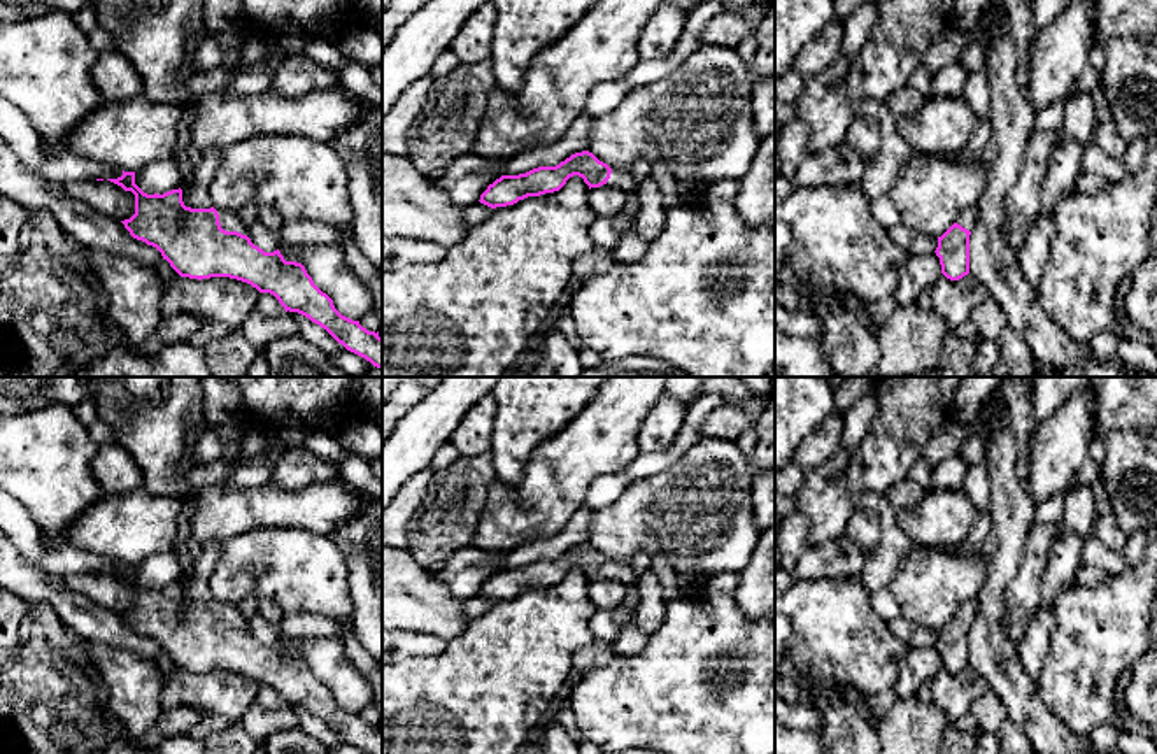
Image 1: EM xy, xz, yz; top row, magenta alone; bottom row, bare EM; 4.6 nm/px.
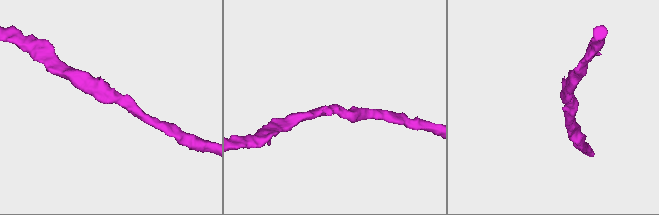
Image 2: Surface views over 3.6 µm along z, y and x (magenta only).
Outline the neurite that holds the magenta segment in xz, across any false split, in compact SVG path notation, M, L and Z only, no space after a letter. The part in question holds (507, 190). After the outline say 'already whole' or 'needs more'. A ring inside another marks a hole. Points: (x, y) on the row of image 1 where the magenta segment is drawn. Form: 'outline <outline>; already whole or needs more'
outline M575 153L556 167L538 167L519 175L501 175L480 195L480 203L496 209L514 205L528 196L540 196L559 191L573 175L584 179L591 188L619 188L635 191L635 177L631 170L608 167L593 153Z; needs more

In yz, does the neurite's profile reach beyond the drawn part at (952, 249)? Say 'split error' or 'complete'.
split error

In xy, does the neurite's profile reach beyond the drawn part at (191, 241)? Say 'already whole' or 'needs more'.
needs more

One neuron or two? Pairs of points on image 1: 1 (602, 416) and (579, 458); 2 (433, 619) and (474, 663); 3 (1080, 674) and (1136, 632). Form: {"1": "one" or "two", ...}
{"1": "one", "2": "two", "3": "one"}

